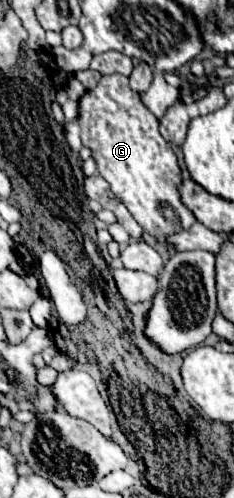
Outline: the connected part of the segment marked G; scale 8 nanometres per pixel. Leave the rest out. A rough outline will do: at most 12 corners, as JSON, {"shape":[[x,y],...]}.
{"shape":[[103,76],[79,98],[83,146],[147,234],[195,222],[159,120]]}

